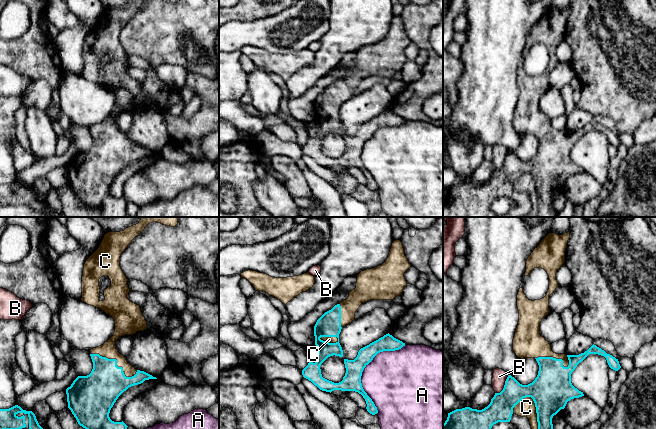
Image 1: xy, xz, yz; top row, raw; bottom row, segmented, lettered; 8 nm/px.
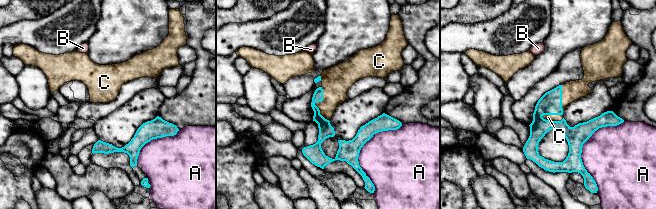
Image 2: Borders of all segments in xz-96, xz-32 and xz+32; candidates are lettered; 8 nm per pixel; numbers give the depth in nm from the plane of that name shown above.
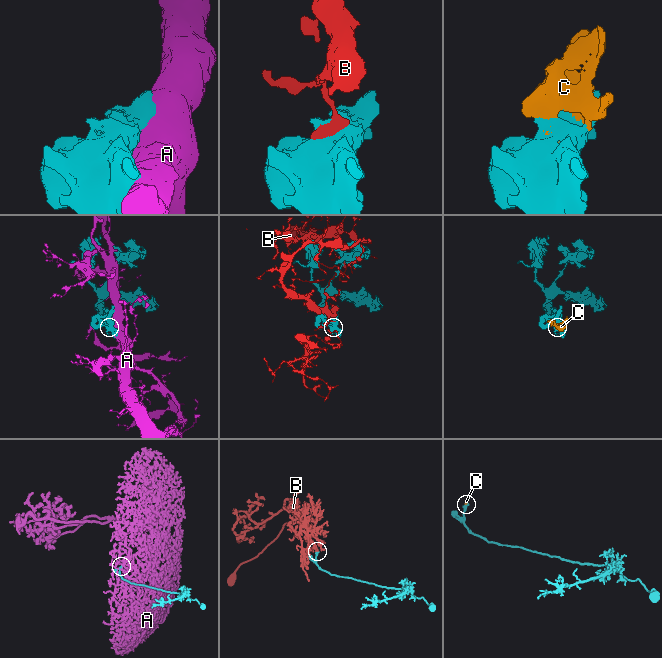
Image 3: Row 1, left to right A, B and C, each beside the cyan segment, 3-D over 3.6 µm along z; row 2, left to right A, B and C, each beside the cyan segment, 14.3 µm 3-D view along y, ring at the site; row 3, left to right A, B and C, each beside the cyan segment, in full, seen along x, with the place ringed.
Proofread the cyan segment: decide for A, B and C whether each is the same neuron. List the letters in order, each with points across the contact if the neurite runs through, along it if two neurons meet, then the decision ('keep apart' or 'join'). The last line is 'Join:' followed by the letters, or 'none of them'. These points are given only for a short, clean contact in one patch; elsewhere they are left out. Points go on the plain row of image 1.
A: keep apart
B: keep apart
C: join
Join: C

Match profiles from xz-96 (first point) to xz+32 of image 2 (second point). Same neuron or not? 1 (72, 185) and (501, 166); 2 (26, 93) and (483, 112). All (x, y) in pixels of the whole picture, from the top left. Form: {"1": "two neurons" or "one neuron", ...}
{"1": "one neuron", "2": "one neuron"}

